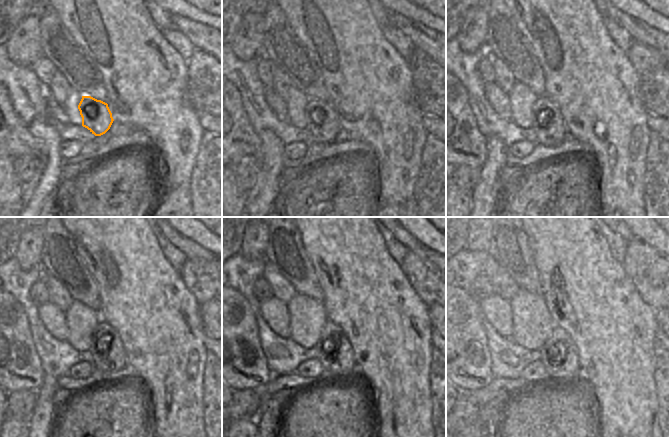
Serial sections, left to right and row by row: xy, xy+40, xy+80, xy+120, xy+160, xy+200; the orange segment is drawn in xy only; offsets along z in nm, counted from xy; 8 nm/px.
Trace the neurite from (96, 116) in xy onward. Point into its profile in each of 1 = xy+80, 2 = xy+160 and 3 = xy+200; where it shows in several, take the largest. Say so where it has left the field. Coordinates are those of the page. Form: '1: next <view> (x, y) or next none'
1: next xy+80 (548, 123)
2: next xy+160 (341, 366)
3: next xy+200 (567, 373)

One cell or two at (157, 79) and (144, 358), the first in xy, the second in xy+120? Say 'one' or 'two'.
one

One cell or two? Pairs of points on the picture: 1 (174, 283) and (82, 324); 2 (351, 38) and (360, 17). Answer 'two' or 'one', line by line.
1: two
2: one

